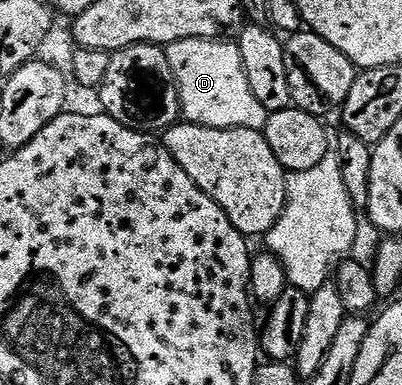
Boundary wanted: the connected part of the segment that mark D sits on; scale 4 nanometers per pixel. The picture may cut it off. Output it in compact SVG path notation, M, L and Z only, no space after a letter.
M183 39L167 44L166 50L180 94L180 114L187 122L214 129L237 127L263 131L268 124L270 112L262 105L262 101L258 101L258 97L254 97L250 81L246 81L246 69L242 65L239 42L228 39Z

